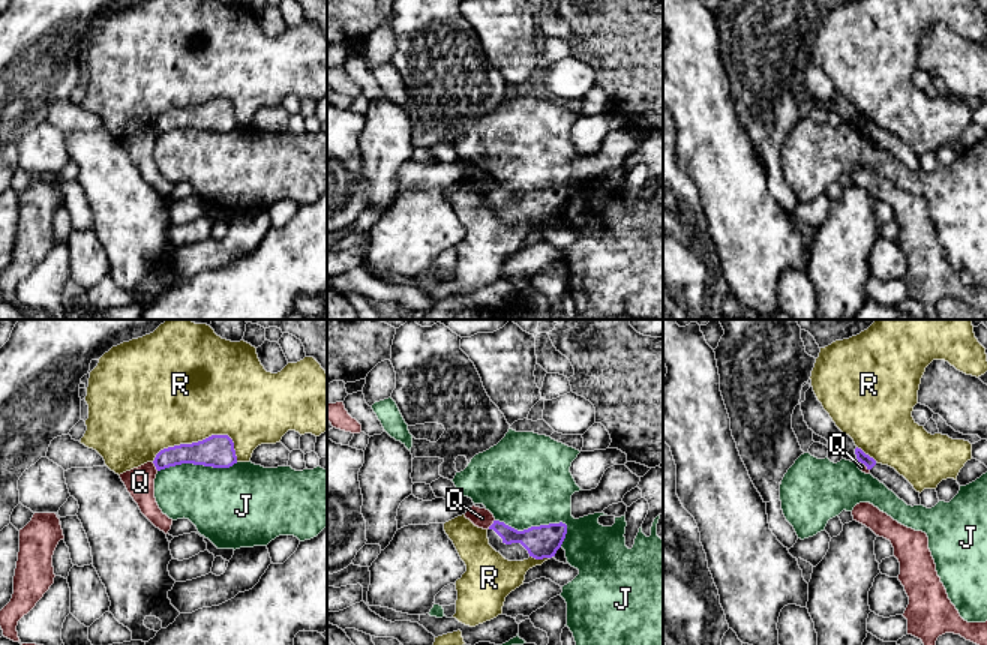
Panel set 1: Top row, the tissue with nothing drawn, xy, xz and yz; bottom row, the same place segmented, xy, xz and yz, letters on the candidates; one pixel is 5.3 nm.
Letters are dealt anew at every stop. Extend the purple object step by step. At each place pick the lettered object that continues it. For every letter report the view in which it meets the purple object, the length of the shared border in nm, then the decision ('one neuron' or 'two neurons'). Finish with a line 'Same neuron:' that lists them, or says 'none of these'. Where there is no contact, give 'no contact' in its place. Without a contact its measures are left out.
J: meets purple in xz; contact 400 nm long; two neurons
Q: meets purple in xz; contact 70 nm long; two neurons
R: meets purple in xy; contact 460 nm long; two neurons
Same neuron: none of these

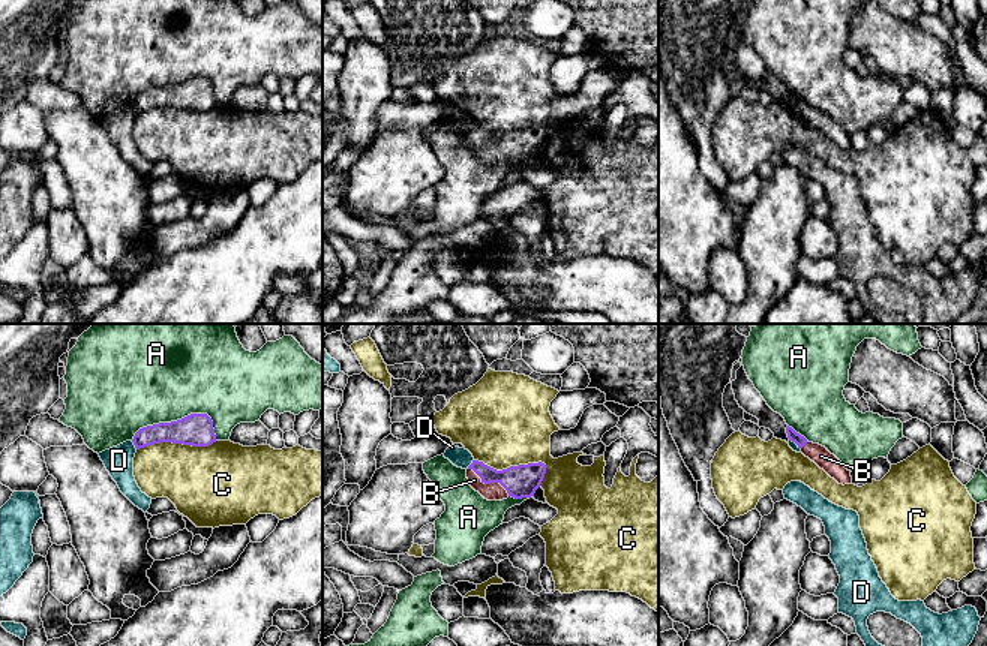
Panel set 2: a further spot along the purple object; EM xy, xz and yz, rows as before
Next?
A: meets purple in xy; contact 460 nm long; two neurons
B: meets purple in xz; contact 260 nm long; one neuron
C: meets purple in xz; contact 400 nm long; two neurons
D: meets purple in xz; contact 70 nm long; two neurons
Same neuron: B

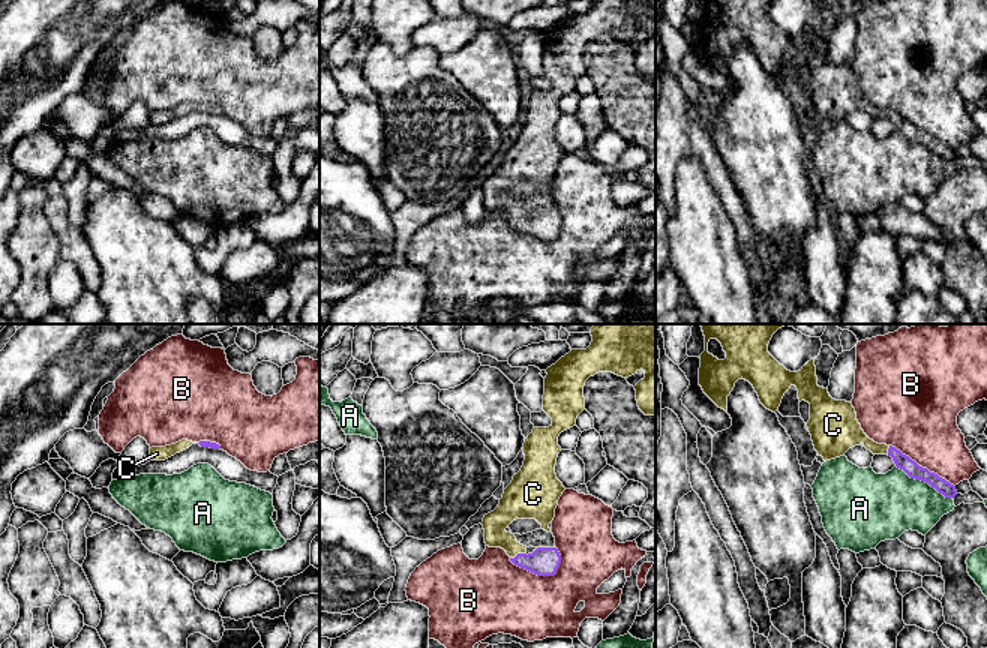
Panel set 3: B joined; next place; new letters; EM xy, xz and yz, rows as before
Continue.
A: meets purple in yz; contact 360 nm long; two neurons
B: meets purple in xz; contact 280 nm long; two neurons
C: meets purple in xz; contact 90 nm long; one neuron
Same neuron: C

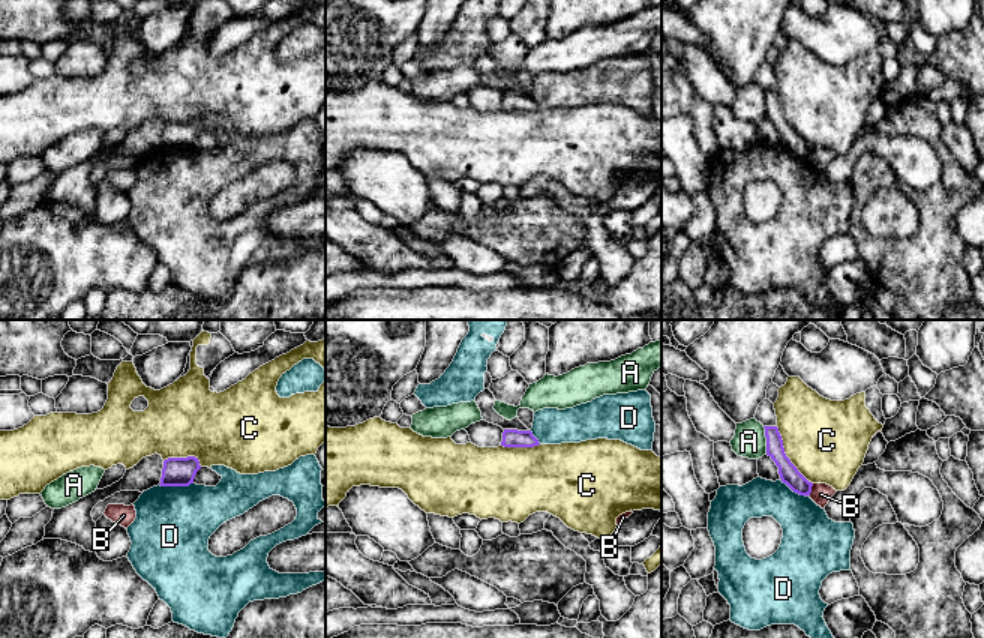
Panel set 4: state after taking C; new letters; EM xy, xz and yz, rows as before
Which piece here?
A: meets purple in yz; contact 150 nm long; two neurons
B: meets purple in yz; contact 70 nm long; two neurons
C: meets purple in yz; contact 360 nm long; two neurons
D: meets purple in xy; contact 180 nm long; two neurons
Same neuron: none of these

